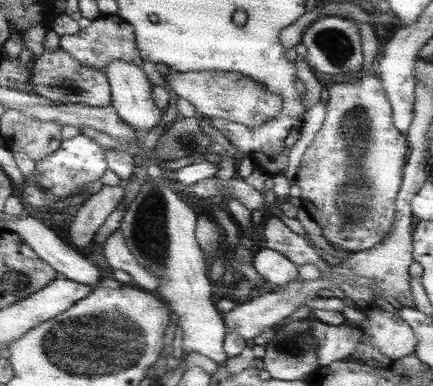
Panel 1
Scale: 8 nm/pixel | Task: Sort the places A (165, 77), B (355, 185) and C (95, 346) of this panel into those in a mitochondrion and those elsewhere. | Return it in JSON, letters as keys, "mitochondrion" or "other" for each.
{"A":"other","B":"mitochondrion","C":"mitochondrion"}

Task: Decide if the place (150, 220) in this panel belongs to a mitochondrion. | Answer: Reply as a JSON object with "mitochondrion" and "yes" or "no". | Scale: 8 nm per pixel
{"mitochondrion":"yes"}

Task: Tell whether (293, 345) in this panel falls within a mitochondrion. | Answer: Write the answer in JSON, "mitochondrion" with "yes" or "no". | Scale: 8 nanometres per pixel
{"mitochondrion":"yes"}

